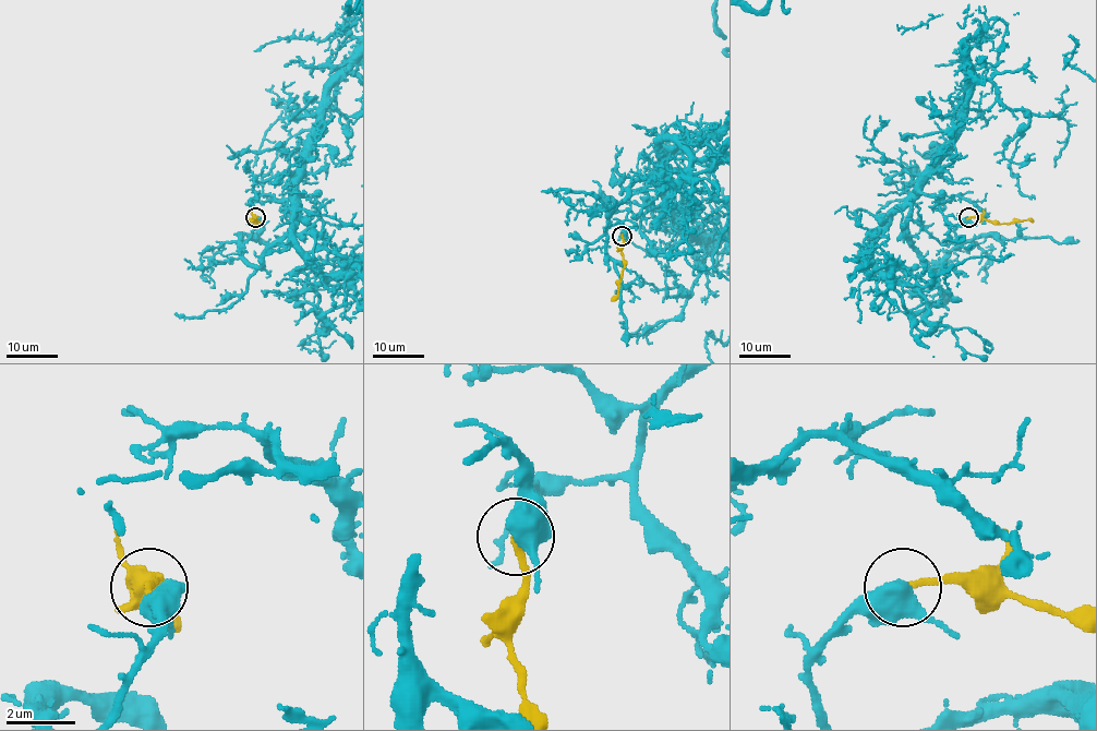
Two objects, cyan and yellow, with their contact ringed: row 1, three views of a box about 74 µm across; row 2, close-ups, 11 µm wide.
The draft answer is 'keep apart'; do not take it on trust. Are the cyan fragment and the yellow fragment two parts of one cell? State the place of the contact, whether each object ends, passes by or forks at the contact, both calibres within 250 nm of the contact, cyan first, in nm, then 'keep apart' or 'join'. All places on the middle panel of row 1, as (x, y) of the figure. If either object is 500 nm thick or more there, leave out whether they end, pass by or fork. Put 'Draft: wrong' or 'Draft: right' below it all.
at (622, 236); 550 nm thick on the cyan side, 200 nm on the other; keep apart
Draft: right

